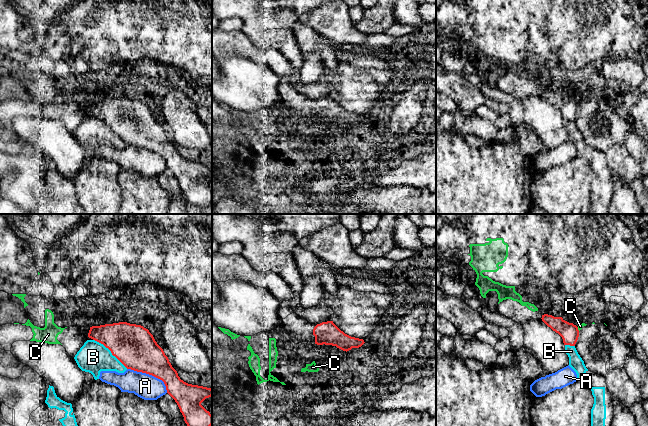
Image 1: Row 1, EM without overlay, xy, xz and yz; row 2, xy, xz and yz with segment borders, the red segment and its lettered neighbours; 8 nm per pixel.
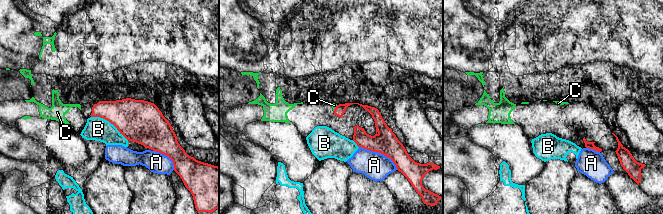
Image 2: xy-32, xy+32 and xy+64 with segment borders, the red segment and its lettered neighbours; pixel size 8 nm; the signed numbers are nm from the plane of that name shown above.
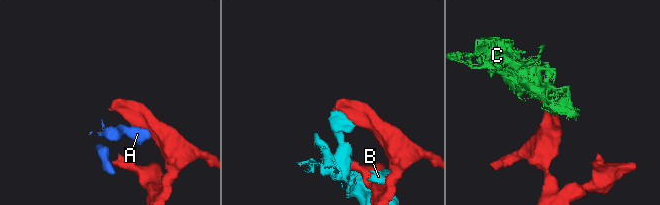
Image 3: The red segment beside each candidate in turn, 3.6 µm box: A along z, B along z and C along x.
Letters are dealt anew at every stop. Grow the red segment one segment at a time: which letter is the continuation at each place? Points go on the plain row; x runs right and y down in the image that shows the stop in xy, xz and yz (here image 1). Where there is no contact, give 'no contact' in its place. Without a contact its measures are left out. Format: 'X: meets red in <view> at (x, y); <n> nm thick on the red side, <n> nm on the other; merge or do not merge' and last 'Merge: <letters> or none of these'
A: meets red in xy at (150, 150); 340 nm thick on the red side, 200 nm on the other; do not merge
B: meets red in xy at (111, 128); 340 nm thick on the red side, 260 nm on the other; do not merge
C: meets red in yz at (577, 105); 150 nm thick on the red side, 40 nm on the other; do not merge
Merge: none of these

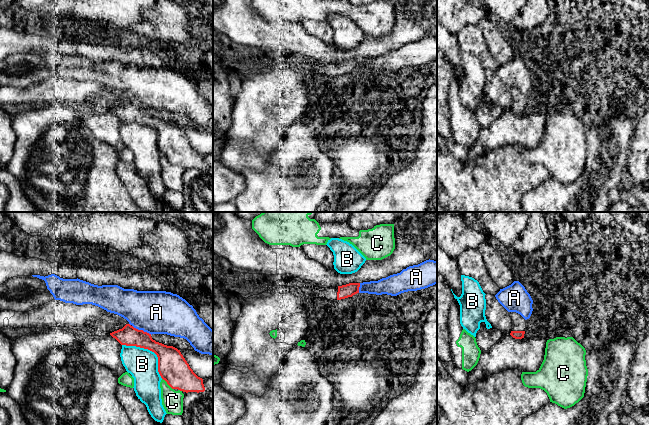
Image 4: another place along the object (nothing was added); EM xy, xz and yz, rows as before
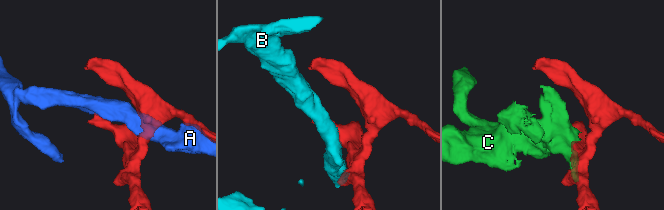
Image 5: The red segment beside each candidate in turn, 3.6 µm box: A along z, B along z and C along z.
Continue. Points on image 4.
A: meets red in xy at (142, 106); 160 nm thick on the red side, 360 nm on the other; do not merge
B: meets red in xy at (151, 126); 240 nm thick on the red side, 240 nm on the other; do not merge
C: meets red in xy at (168, 160); 240 nm thick on the red side, 170 nm on the other; do not merge
Merge: none of these

